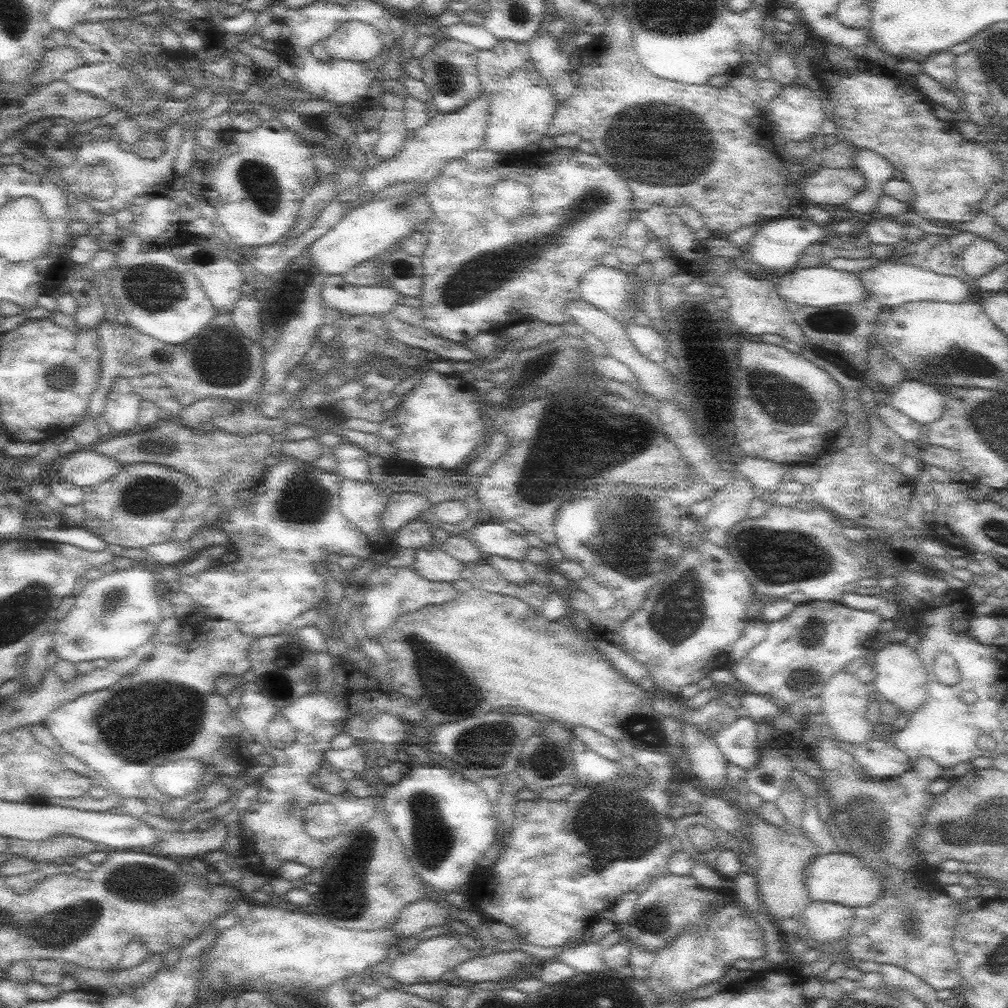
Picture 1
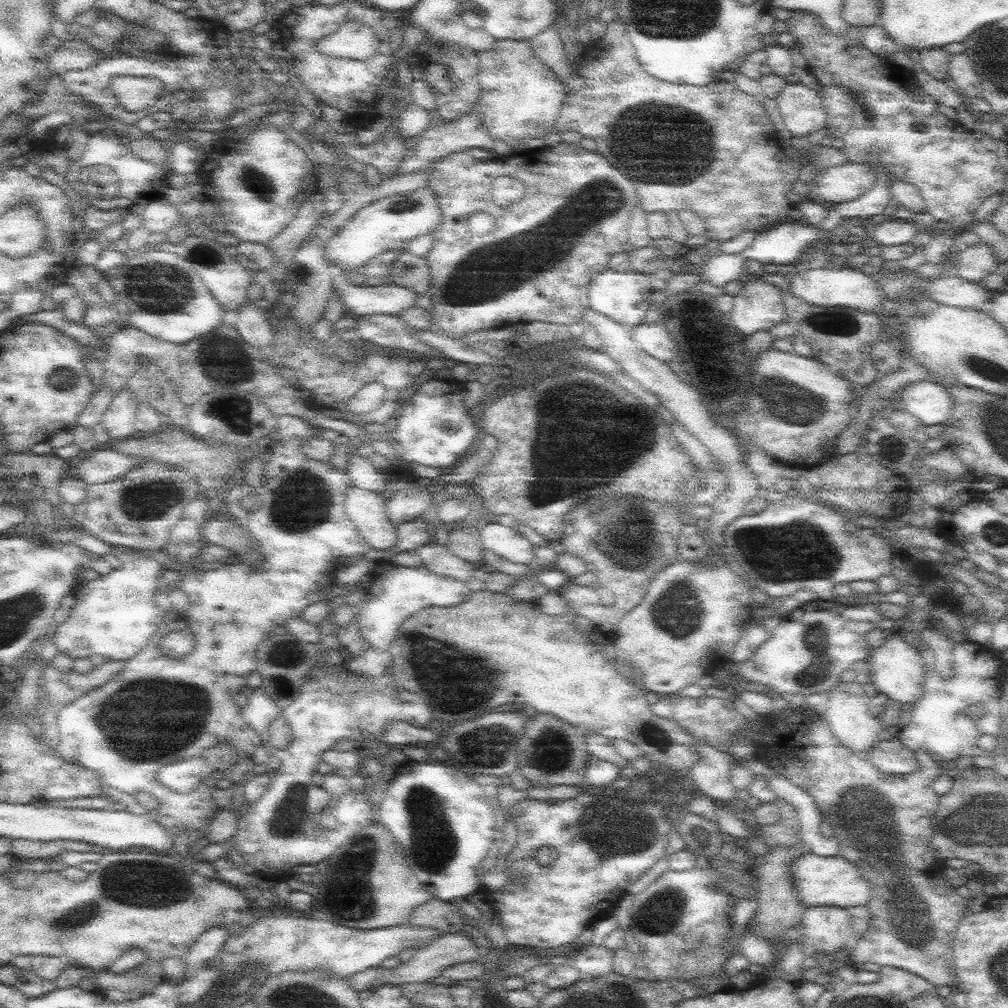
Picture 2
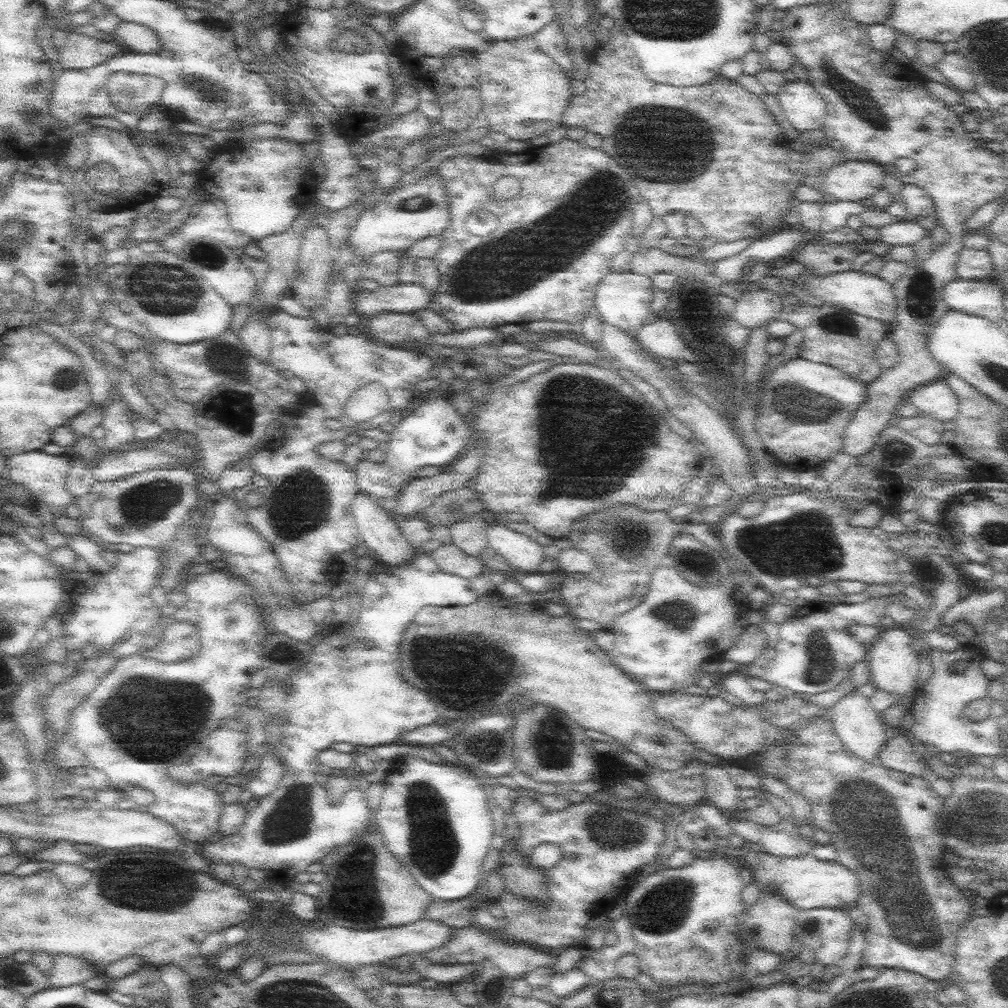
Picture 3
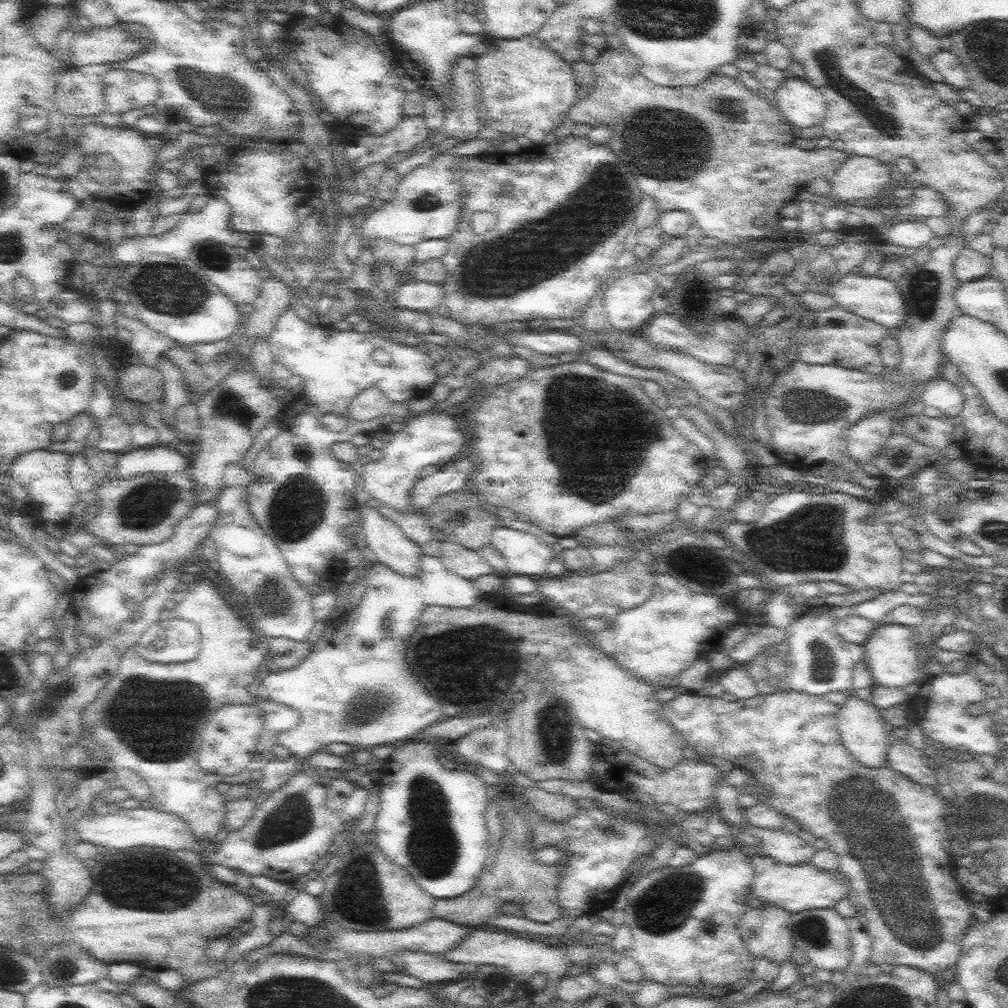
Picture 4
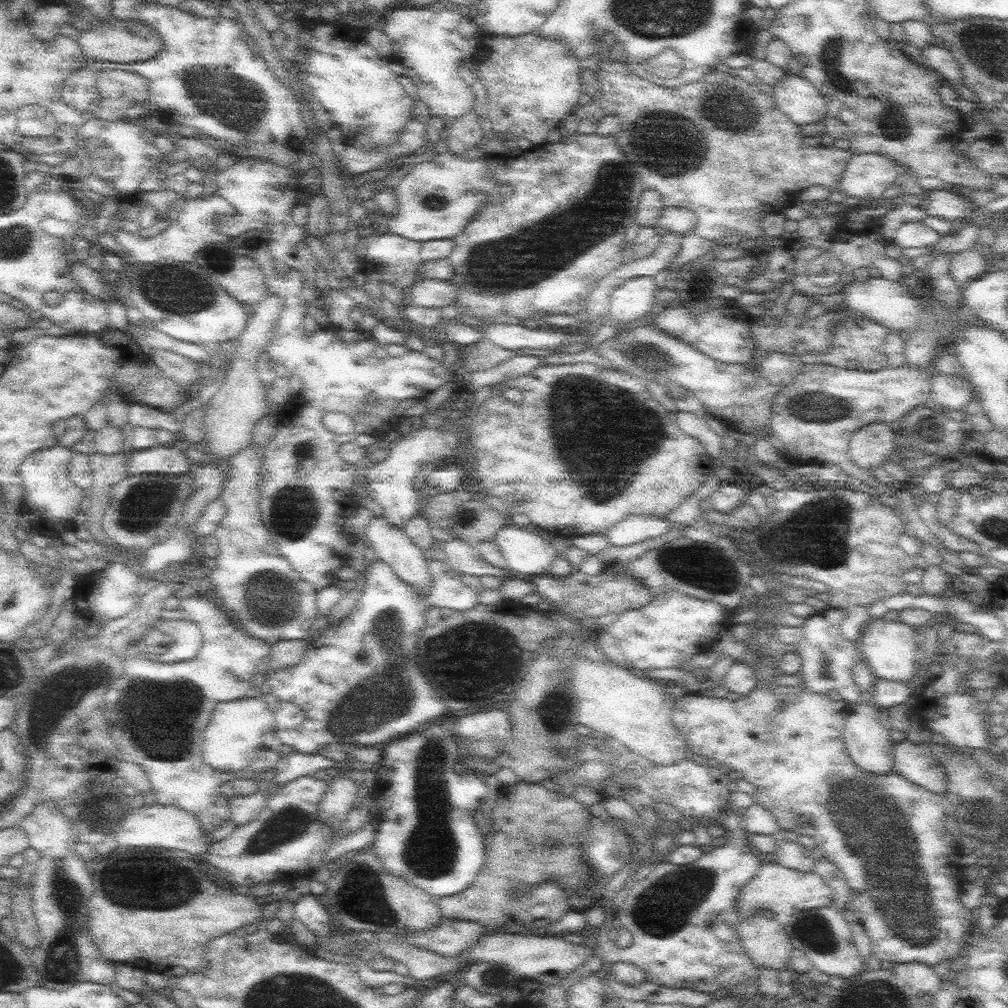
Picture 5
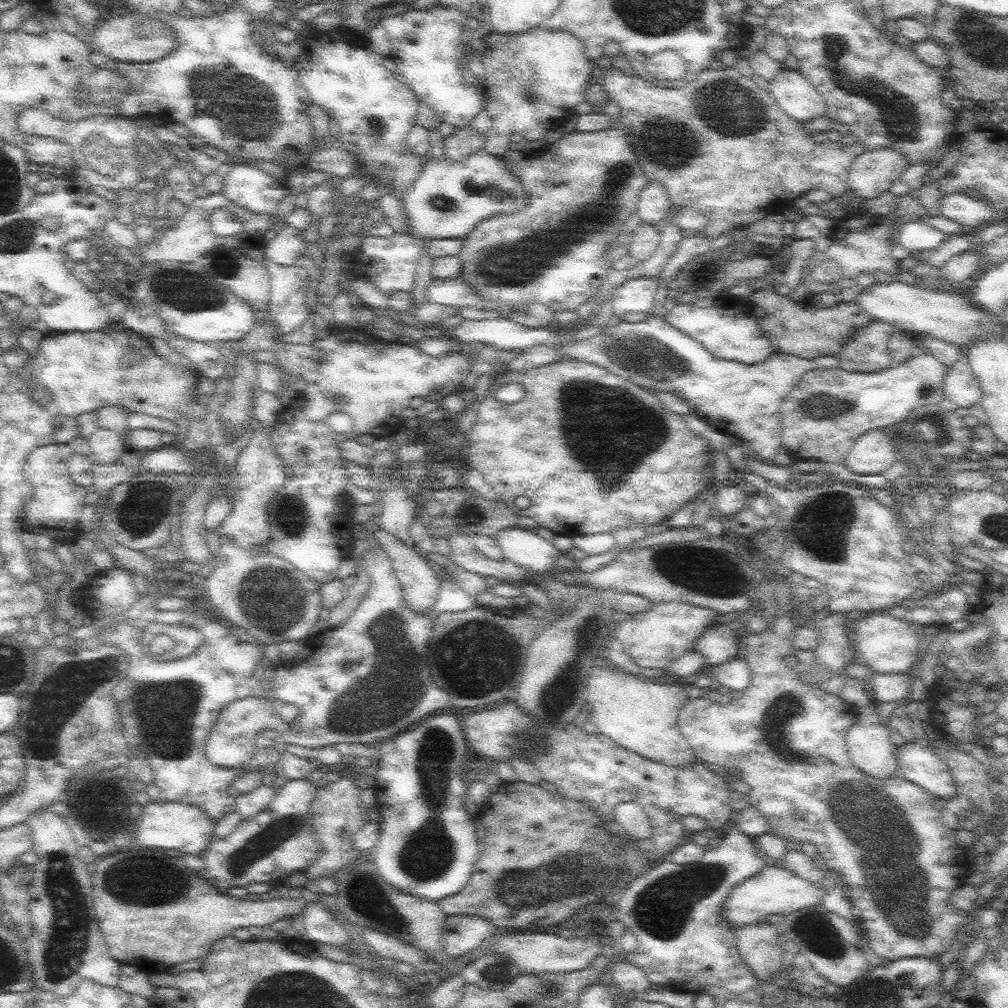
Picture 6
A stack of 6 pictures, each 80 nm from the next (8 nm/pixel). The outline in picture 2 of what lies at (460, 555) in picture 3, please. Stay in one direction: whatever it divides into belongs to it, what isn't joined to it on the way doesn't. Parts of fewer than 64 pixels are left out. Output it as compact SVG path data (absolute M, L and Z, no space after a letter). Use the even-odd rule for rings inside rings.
M446 545L422 546L417 553L422 559L422 564L436 576L448 576L448 578L468 581L472 578L472 572L481 567L481 564L466 562L460 556L452 554Z

